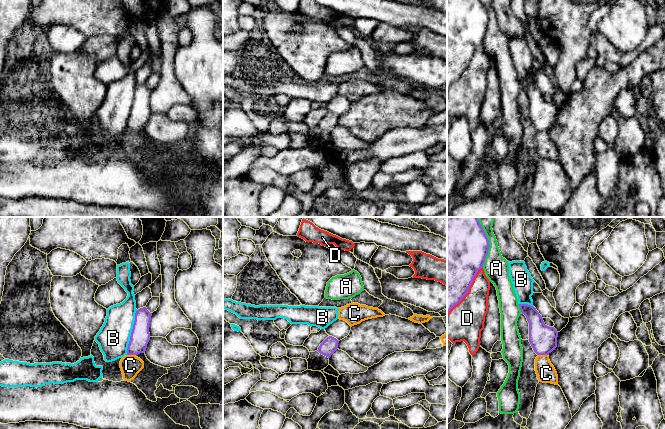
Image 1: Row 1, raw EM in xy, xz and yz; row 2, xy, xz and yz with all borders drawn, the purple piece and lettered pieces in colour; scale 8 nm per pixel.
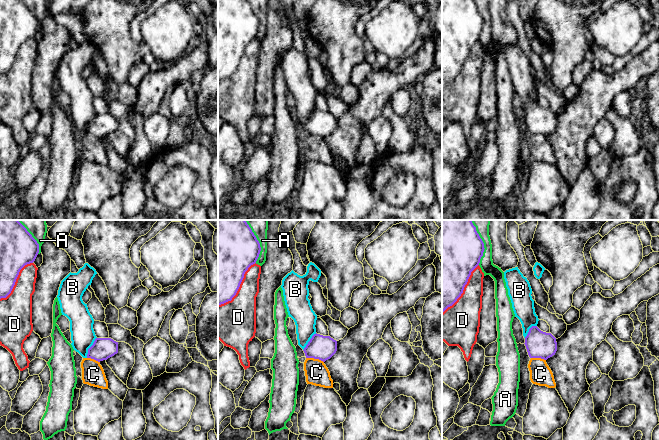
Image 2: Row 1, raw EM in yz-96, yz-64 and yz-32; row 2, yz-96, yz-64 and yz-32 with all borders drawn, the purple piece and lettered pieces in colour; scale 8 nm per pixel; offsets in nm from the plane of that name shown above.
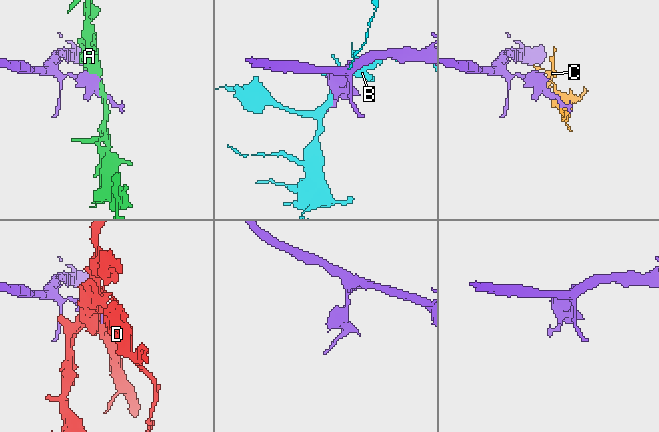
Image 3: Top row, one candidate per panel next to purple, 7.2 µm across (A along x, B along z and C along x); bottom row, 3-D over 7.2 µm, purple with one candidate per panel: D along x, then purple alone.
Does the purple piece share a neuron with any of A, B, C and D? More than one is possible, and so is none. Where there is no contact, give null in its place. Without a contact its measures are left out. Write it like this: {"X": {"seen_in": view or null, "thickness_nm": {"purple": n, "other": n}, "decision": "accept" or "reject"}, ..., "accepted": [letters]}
{"A": {"seen_in": "yz", "thickness_nm": {"purple": 440, "other": 200}, "decision": "reject"}, "B": {"seen_in": "xy", "thickness_nm": {"purple": 160, "other": 260}, "decision": "reject"}, "C": {"seen_in": "yz", "thickness_nm": {"purple": 220, "other": 160}, "decision": "reject"}, "D": {"seen_in": "yz", "thickness_nm": {"purple": 460, "other": 300}, "decision": "reject"}, "accepted": []}

